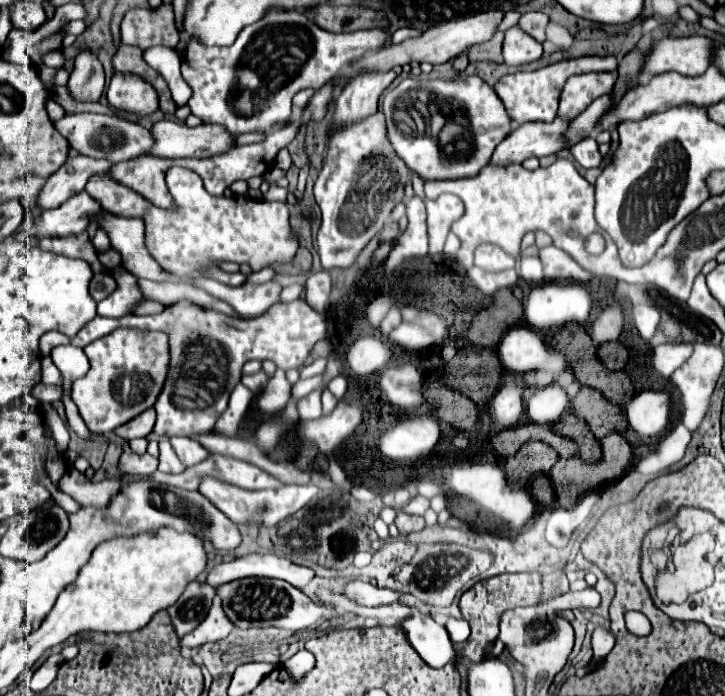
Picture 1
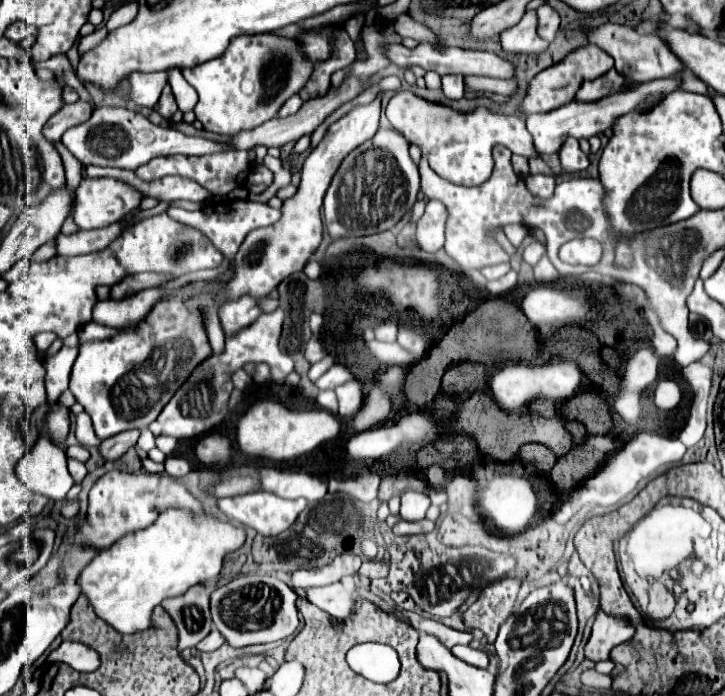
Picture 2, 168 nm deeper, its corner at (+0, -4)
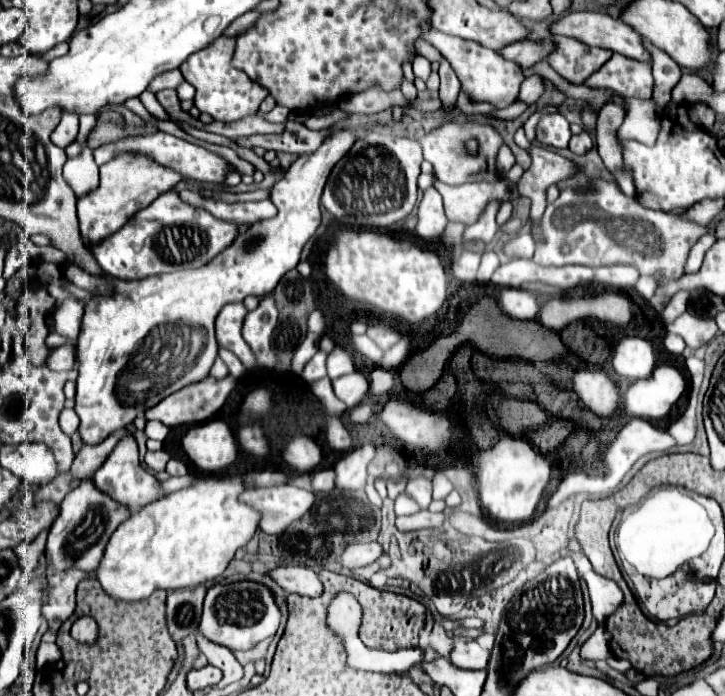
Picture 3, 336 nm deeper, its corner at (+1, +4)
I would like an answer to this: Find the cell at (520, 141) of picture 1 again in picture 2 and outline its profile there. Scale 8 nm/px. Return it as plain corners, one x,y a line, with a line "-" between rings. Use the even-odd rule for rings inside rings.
664,78
664,80
654,80
654,82
648,82
648,84
640,84
632,90
626,90
626,92
618,92
618,94
610,94
602,100
596,100
596,102
578,102
578,100
572,100
556,110
550,110
548,114
530,114
528,120
526,120
526,128
528,132
532,134
534,138
534,146
538,150
538,154
552,154
552,152
558,152
558,148
562,146
564,138
568,136
574,136
574,138
590,138
590,136
596,136
598,132
606,132
612,128
614,120
620,116
620,114
628,114
634,110
634,106
638,106
646,96
666,96
670,92
674,92
678,88
678,80
674,78

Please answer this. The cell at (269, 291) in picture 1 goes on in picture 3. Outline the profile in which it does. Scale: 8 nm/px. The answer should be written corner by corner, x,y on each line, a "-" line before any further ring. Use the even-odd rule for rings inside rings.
231,302
223,306
215,322
215,332
217,332
219,346
231,350
243,362
243,366
251,370
257,366
257,360
241,336
245,316
247,316
247,308
243,302

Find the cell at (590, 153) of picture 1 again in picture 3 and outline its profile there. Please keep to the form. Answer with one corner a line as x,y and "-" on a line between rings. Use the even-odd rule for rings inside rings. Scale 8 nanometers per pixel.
551,114
551,118
543,118
543,122
539,122
535,140
541,146
553,146
559,150
567,150
569,140
571,140
567,118
563,114

